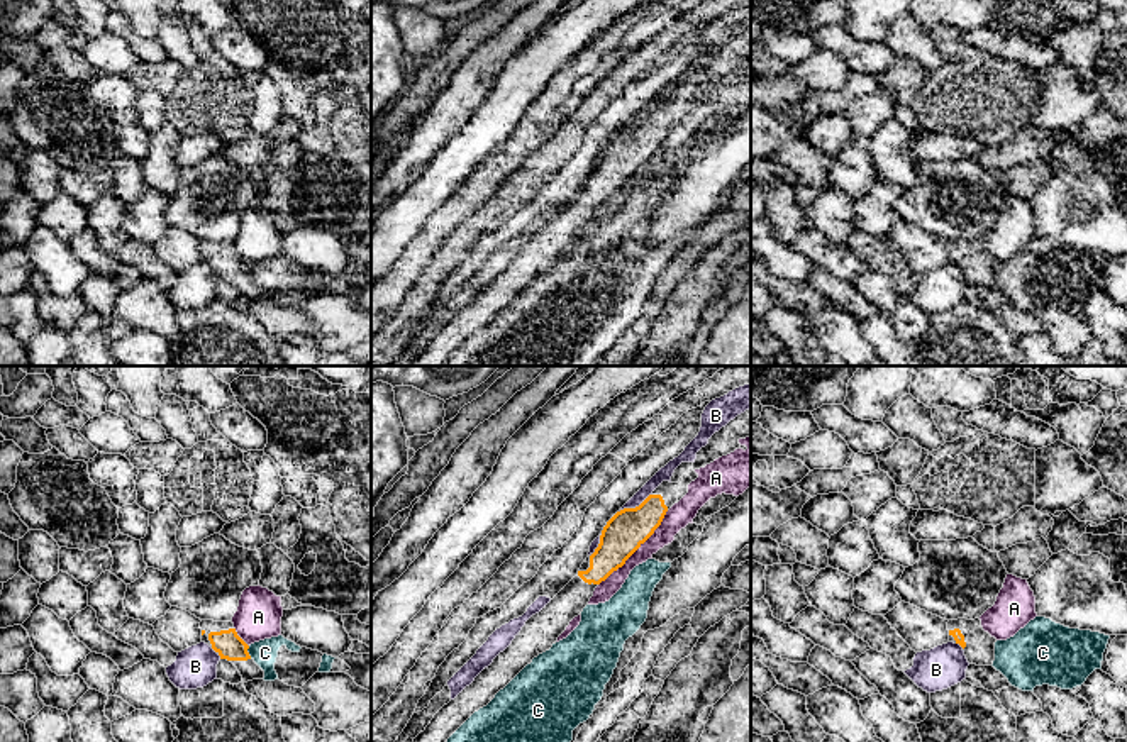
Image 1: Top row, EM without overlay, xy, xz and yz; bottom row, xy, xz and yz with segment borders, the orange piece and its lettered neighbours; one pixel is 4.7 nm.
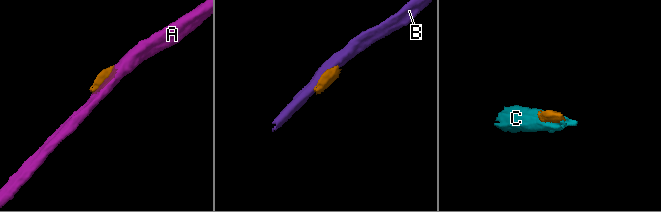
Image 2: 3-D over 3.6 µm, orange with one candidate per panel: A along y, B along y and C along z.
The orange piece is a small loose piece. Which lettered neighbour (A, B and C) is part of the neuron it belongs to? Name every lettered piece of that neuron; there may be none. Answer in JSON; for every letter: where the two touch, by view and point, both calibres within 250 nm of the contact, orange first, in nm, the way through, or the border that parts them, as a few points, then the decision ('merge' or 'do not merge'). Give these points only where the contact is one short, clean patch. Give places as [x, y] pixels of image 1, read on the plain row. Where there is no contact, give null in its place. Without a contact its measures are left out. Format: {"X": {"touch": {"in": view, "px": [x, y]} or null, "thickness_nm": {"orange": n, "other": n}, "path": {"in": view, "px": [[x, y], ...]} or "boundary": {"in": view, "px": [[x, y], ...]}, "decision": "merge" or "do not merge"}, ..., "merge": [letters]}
{"A": {"touch": {"in": "xz", "px": [638, 168]}, "thickness_nm": {"orange": 190, "other": 110}, "boundary": {"in": "xz", "px": [[668, 131], [655, 153], [599, 205]]}, "decision": "do not merge"}, "B": {"touch": {"in": "xz", "px": [636, 127]}, "thickness_nm": {"orange": 190, "other": 70}, "boundary": {"in": "xz", "px": [[651, 114], [638, 126], [624, 127], [619, 132]]}, "decision": "do not merge"}, "C": {"touch": {"in": "xy", "px": [248, 273]}, "thickness_nm": {"orange": 130, "other": 120}, "boundary": {"in": "xy", "px": [[248, 266], [251, 278]]}, "decision": "do not merge"}, "merge": []}

